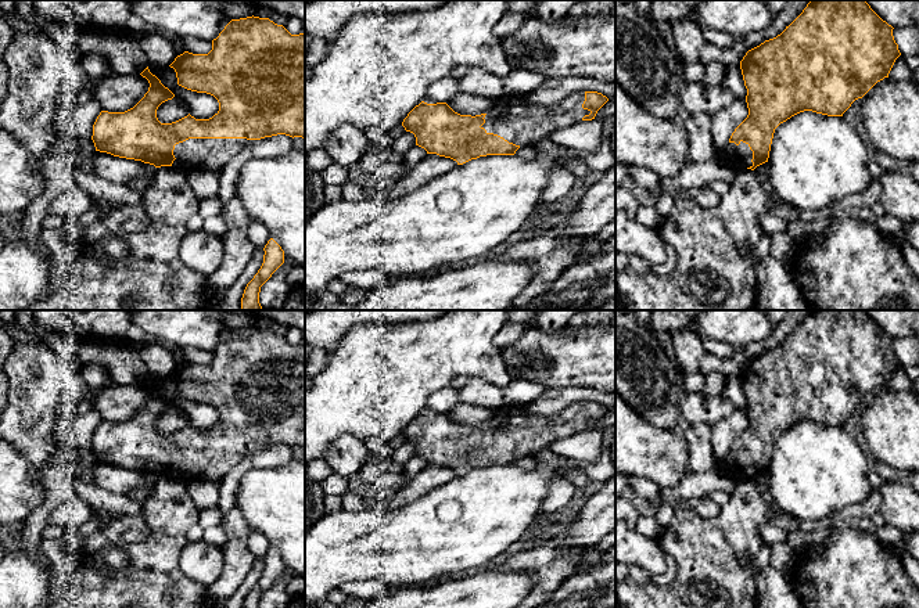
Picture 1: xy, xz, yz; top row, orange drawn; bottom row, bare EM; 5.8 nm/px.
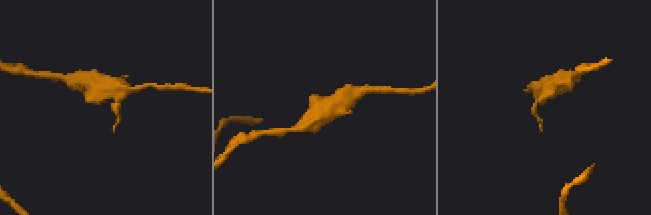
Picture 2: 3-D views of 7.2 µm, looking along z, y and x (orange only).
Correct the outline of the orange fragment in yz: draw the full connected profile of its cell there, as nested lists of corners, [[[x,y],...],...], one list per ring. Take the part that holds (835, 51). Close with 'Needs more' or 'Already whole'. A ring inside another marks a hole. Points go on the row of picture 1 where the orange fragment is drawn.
[[[811,0],[780,35],[749,50],[740,61],[749,115],[735,129],[729,143],[717,151],[717,161],[735,170],[754,170],[768,162],[775,129],[791,116],[804,111],[843,116],[855,100],[862,98],[877,82],[889,78],[895,60],[901,55],[893,29],[866,0]]]. Needs more

